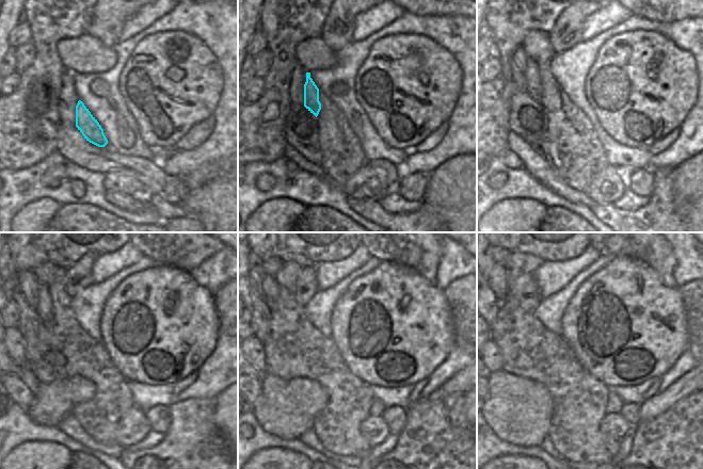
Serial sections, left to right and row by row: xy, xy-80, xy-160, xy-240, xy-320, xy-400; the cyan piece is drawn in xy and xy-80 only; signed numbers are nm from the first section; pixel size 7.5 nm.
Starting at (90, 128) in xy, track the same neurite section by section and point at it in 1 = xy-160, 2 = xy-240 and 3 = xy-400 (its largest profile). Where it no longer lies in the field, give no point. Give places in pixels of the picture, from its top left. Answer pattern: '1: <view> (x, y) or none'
1: xy-160 (533, 87)
2: xy-240 (44, 308)
3: xy-400 (498, 281)

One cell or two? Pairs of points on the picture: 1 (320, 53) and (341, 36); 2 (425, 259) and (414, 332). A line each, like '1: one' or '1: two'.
1: two
2: two

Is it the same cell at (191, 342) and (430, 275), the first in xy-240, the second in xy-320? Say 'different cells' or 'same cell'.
different cells

